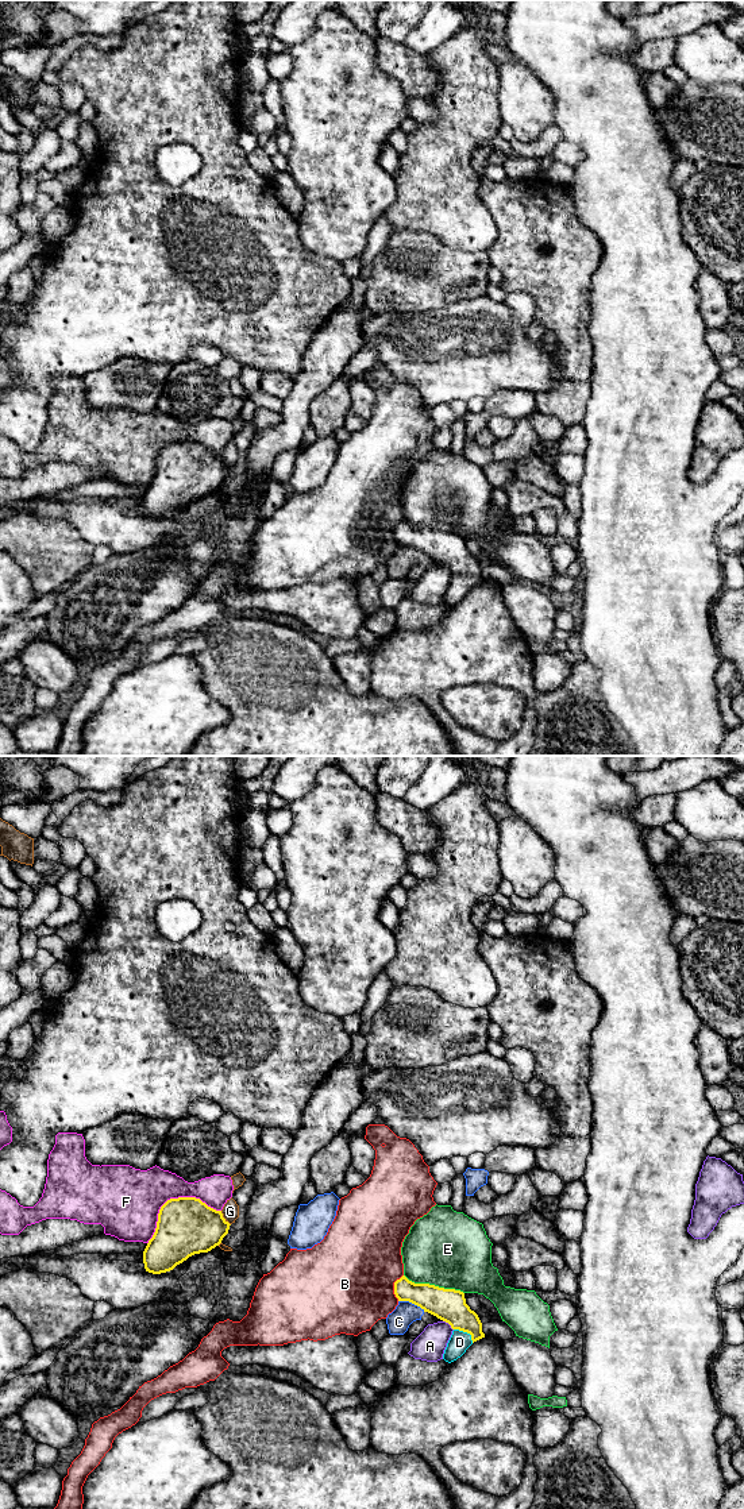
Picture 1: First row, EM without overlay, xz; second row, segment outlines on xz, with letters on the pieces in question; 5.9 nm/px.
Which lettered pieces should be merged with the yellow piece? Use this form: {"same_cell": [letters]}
{"same_cell": ["D"]}

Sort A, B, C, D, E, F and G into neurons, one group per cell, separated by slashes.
A / B / C / D / E / F / G

